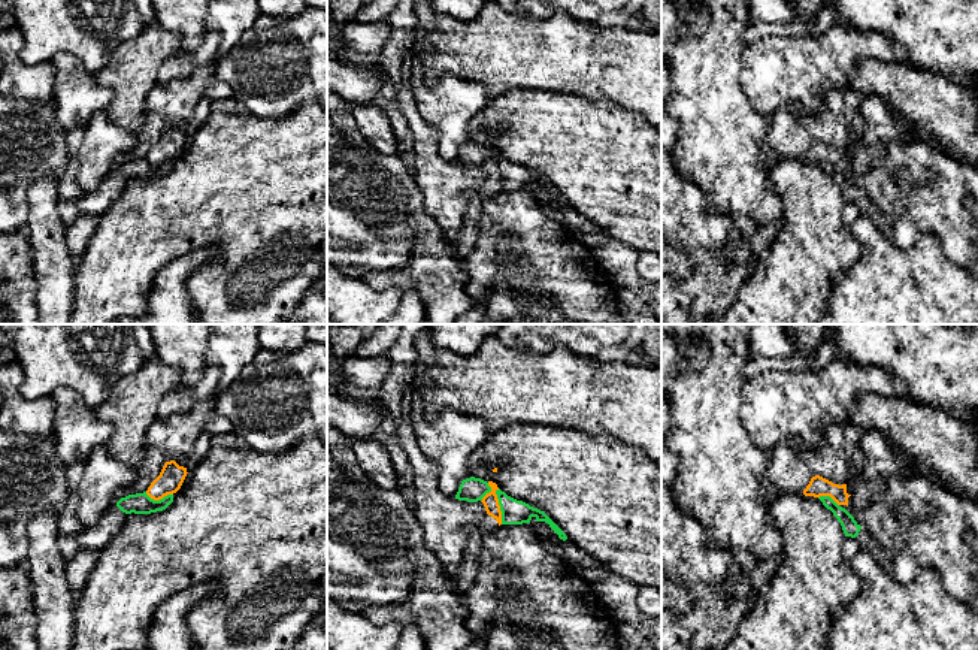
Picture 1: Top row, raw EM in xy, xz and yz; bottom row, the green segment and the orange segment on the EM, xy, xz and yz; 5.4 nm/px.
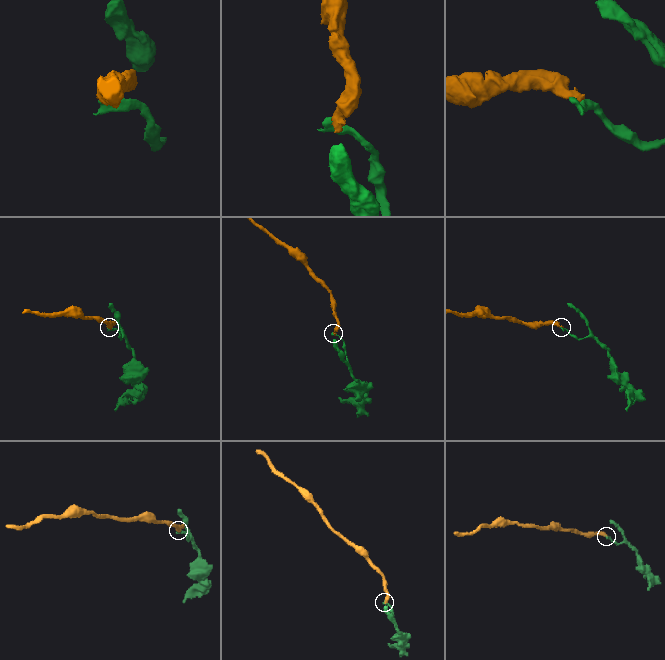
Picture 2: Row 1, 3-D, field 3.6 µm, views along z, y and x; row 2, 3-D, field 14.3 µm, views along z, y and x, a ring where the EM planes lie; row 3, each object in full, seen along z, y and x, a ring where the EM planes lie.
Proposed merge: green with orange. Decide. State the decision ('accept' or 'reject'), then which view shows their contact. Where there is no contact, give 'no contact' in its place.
reject | xz

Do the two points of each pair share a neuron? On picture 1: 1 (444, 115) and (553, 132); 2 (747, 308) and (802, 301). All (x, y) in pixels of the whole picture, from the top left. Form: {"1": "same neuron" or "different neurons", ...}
{"1": "different neurons", "2": "same neuron"}

